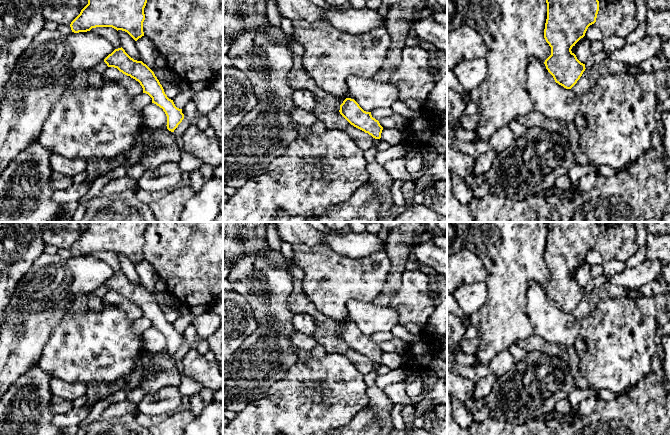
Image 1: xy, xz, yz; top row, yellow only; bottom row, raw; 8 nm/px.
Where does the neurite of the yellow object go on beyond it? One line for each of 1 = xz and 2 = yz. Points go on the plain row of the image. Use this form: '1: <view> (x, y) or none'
1: none
2: none

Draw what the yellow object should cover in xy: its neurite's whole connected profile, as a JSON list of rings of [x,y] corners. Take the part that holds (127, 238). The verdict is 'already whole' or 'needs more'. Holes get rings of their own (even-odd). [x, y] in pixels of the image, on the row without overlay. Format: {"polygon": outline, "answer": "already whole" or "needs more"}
{"polygon": [[[88,222],[88,228],[71,246],[72,256],[112,251],[127,256],[135,265],[144,260],[147,222]]], "answer": "already whole"}

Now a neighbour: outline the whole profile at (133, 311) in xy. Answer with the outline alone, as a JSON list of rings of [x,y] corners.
[[[108,291],[102,298],[103,304],[118,305],[131,320],[143,317],[143,312],[138,305],[120,296],[117,292]]]

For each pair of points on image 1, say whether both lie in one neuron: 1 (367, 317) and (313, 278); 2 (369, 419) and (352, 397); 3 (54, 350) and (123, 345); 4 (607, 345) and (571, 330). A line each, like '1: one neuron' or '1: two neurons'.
1: two neurons
2: two neurons
3: one neuron
4: two neurons

